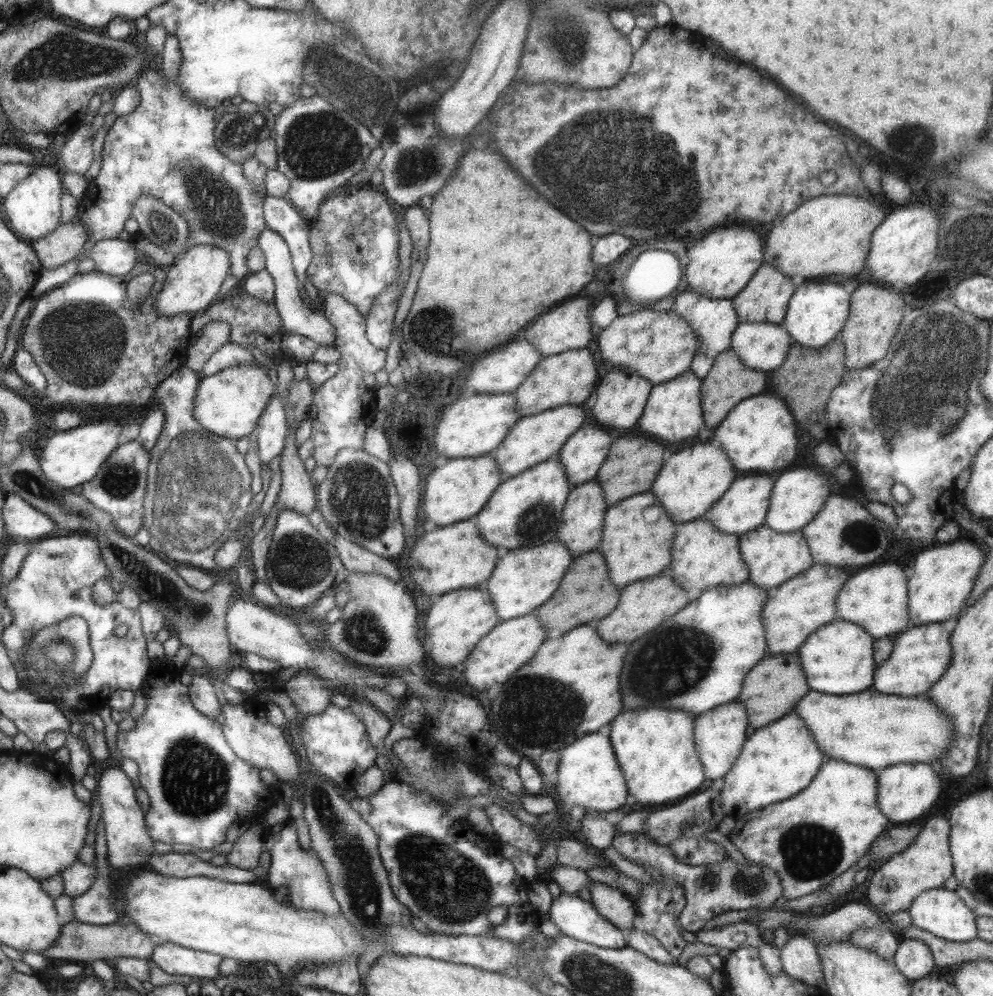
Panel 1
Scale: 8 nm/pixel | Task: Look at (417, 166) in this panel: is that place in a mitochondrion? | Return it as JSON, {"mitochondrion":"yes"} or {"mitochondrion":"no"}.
{"mitochondrion":"yes"}

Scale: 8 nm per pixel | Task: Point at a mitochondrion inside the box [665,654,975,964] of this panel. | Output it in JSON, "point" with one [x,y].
{"point":[804,851]}

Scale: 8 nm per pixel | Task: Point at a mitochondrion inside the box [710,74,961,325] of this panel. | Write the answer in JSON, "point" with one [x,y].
{"point":[911,138]}

